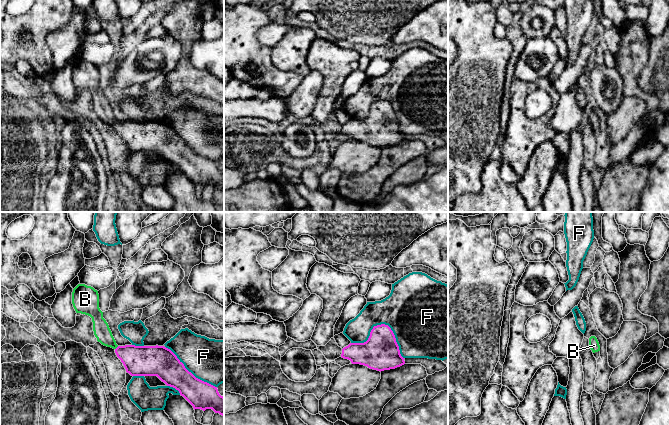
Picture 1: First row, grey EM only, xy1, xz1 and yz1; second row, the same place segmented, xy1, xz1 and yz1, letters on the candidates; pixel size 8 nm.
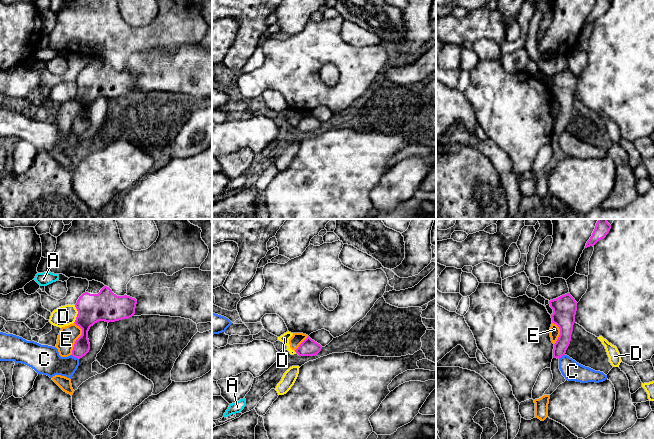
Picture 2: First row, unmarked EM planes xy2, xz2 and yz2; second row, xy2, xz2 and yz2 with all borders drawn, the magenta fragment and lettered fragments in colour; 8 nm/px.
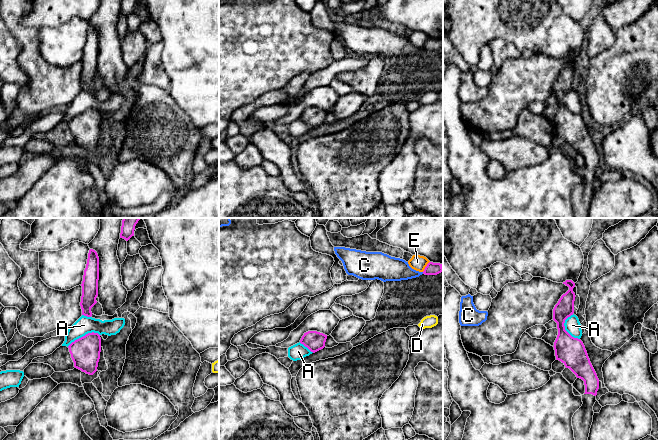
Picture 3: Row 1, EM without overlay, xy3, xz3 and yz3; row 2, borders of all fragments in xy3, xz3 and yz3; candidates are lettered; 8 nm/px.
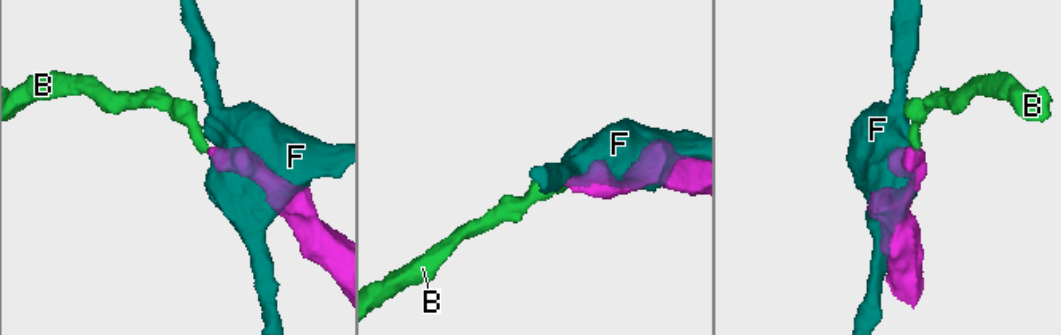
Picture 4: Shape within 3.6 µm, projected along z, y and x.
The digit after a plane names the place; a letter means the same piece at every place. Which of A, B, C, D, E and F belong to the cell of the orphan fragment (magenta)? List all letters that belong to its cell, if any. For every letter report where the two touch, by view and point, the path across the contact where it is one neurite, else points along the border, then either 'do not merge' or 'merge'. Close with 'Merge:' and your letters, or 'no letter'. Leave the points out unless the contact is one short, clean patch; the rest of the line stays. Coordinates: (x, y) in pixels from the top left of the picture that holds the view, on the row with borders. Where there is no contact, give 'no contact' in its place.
A: contact xy3 (83, 336); border xy3 (100, 334), (88, 332), (67, 346); do not merge
B: contact xy1 (116, 348); way xy1 (138, 360), (116, 348), (102, 332); merge
C: contact xy2 (75, 357); border xy2 (71, 355), (78, 359); do not merge
D: contact xy2 (77, 314); border xy2 (75, 305), (77, 316), (73, 322); do not merge
E: contact xy2 (78, 338); border xy2 (74, 322), (81, 329), (81, 335), (75, 341), (71, 354); do not merge
F: contact xz1 (383, 324); do not merge
Merge: B

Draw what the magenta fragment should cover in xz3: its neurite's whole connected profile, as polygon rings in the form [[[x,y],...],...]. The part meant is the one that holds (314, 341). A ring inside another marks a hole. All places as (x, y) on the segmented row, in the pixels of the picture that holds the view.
[[[308,331],[302,336],[300,343],[307,347],[311,352],[315,353],[325,347],[327,335],[317,332]]]

